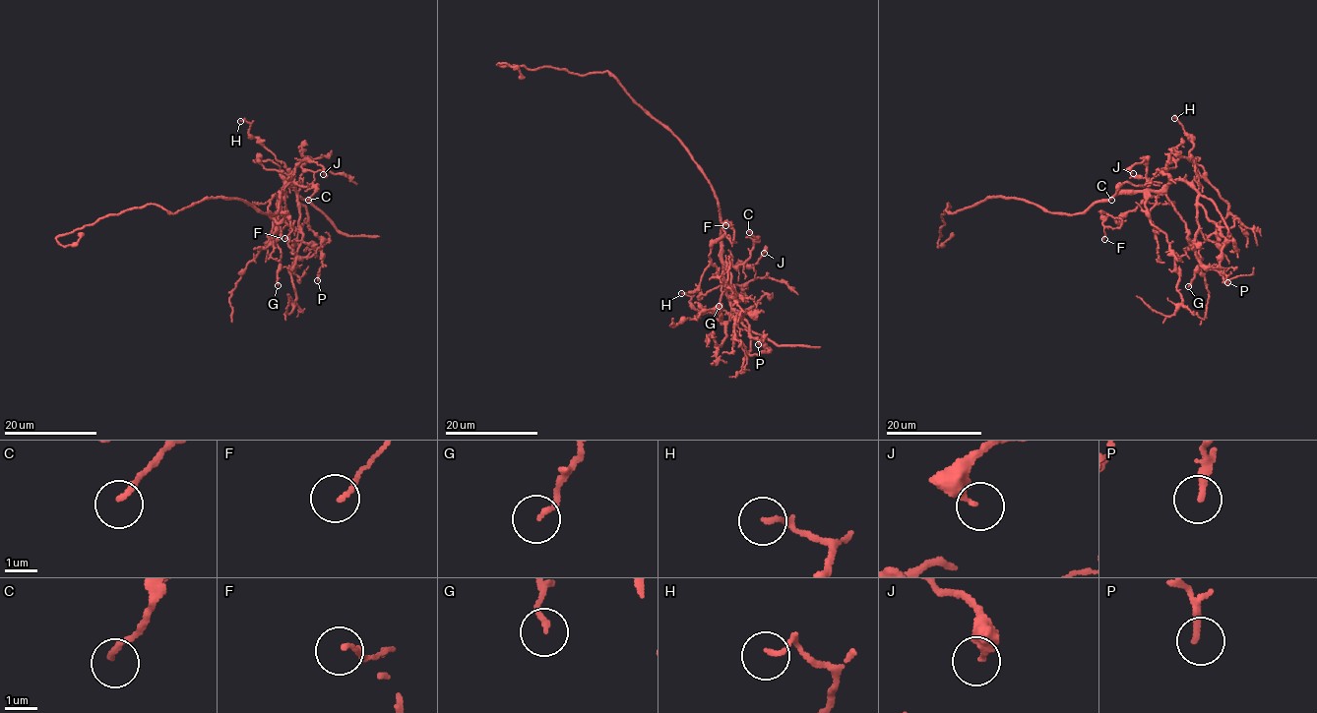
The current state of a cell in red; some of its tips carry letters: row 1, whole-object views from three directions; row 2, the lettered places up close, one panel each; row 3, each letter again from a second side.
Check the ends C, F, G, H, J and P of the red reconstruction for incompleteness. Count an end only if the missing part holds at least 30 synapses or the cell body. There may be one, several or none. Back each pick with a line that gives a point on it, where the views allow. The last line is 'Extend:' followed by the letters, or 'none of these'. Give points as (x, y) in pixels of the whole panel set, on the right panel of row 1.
Extend: none of these

